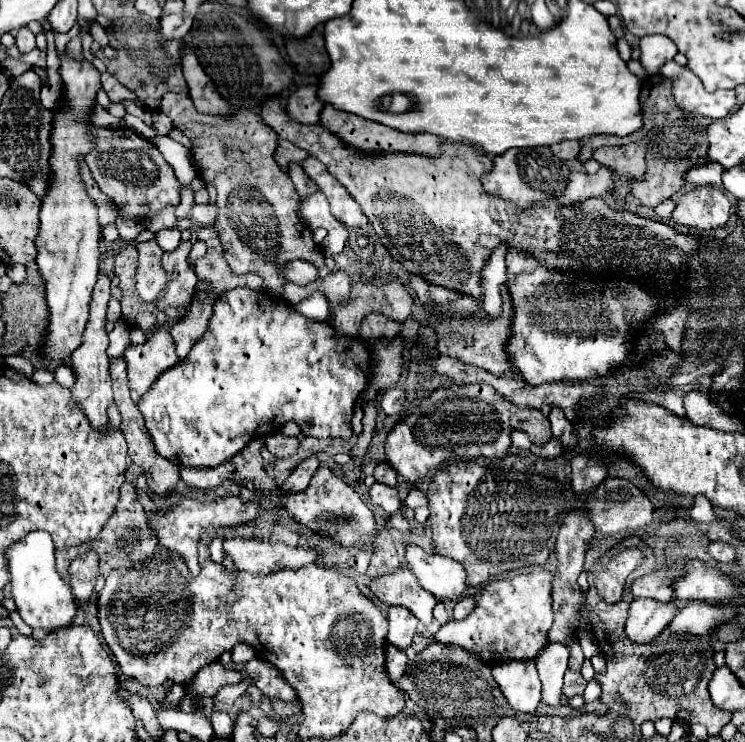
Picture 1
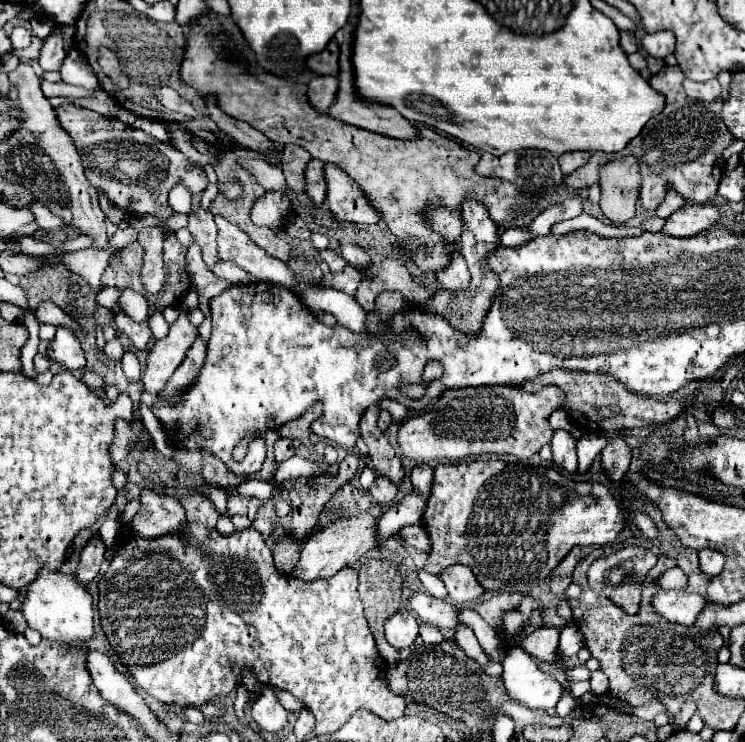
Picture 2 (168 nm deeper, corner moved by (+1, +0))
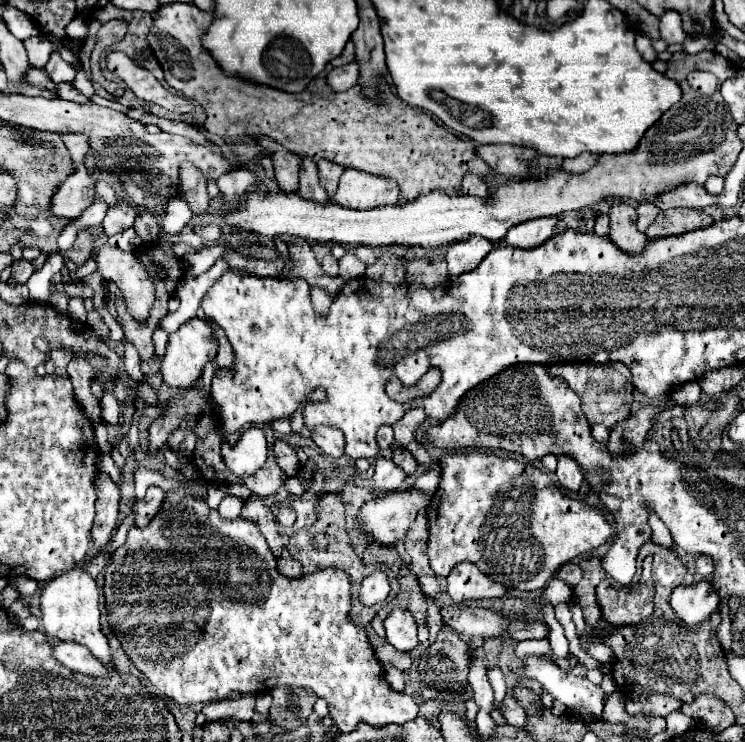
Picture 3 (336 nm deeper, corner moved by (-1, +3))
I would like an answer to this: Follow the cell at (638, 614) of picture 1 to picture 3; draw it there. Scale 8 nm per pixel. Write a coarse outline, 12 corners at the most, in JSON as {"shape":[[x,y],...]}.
{"shape":[[712,580],[678,586],[670,606],[694,626],[718,610]]}

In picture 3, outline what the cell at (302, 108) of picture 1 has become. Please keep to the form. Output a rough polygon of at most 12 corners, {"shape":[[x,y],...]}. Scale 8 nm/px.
{"shape":[[356,62],[334,68],[328,84],[334,92],[352,88],[360,78]]}

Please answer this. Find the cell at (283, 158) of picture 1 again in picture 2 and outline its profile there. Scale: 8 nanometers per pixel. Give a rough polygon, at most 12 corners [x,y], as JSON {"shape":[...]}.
{"shape":[[298,145],[282,147],[280,165],[292,191],[304,191],[312,157]]}

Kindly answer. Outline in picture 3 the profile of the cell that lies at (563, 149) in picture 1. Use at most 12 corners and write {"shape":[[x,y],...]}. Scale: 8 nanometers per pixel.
{"shape":[[584,152],[564,160],[566,172],[586,172],[598,162],[598,154]]}

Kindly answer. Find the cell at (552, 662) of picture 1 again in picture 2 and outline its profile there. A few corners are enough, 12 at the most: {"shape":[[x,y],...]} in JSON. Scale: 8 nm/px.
{"shape":[[570,623],[560,633],[558,661],[584,647],[582,631]]}

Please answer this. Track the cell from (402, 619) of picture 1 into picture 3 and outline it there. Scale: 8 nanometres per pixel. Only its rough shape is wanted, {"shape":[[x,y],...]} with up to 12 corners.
{"shape":[[406,608],[384,620],[386,640],[400,652],[416,644],[416,620]]}

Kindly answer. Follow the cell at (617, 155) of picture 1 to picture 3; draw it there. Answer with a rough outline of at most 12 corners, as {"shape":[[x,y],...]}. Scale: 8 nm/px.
{"shape":[[616,202],[610,212],[612,240],[626,254],[646,248],[636,210]]}

